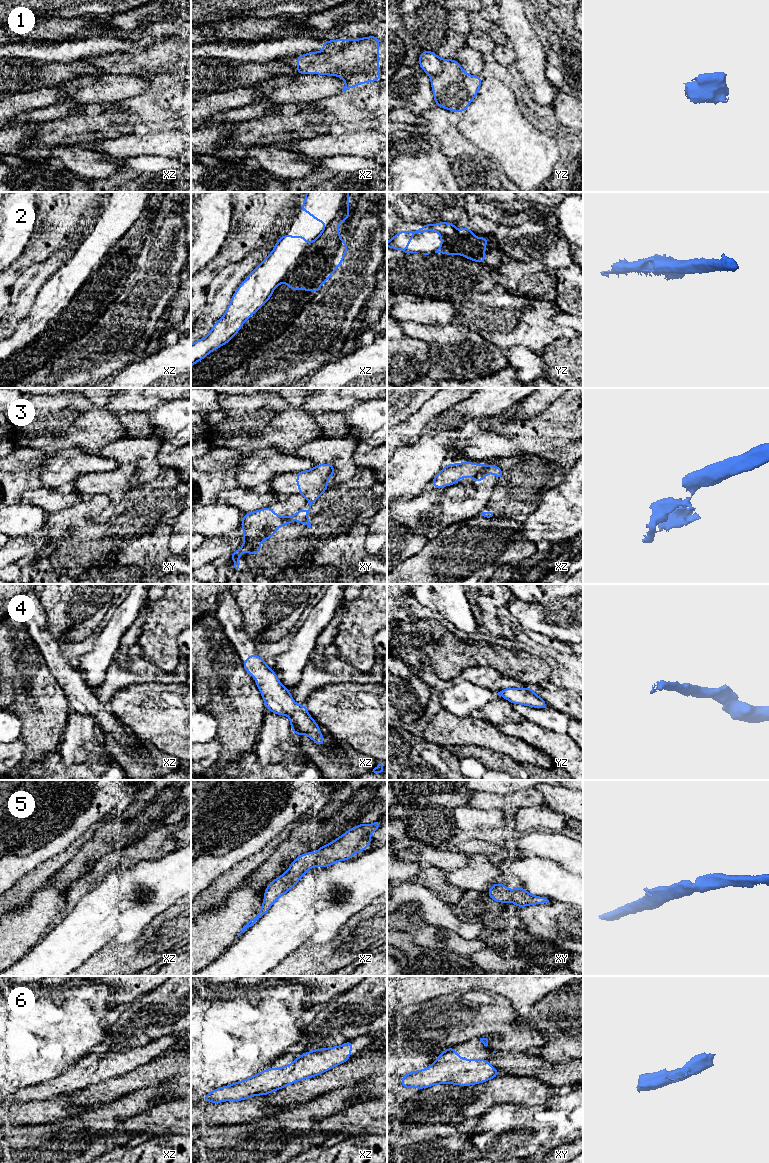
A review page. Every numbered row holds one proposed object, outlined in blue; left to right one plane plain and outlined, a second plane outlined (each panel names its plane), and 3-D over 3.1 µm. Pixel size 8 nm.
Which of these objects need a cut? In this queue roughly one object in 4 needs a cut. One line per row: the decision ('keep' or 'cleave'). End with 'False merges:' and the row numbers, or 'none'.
1: cleave
2: keep
3: cleave
4: keep
5: keep
6: keep
False merges: 1, 3

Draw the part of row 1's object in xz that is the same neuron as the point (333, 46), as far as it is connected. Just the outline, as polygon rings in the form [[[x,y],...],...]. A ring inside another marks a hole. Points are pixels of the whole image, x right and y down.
[[[338,39],[333,41],[323,41],[323,52],[334,53],[341,50],[346,44],[355,40]]]

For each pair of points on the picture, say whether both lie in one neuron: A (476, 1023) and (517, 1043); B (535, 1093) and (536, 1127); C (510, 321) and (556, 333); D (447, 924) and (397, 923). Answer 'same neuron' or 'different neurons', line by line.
A: same neuron
B: different neurons
C: same neuron
D: different neurons

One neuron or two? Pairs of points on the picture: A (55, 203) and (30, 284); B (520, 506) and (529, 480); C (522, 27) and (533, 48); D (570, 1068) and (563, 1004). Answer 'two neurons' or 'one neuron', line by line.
A: two neurons
B: one neuron
C: one neuron
D: two neurons

